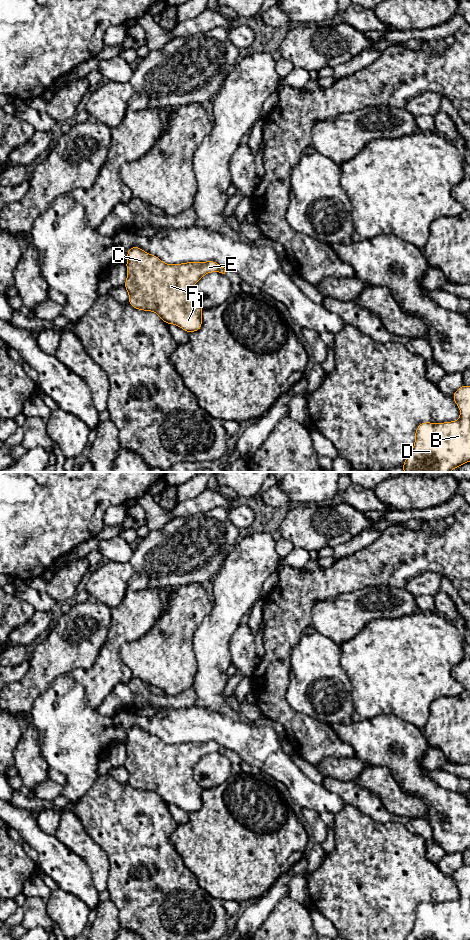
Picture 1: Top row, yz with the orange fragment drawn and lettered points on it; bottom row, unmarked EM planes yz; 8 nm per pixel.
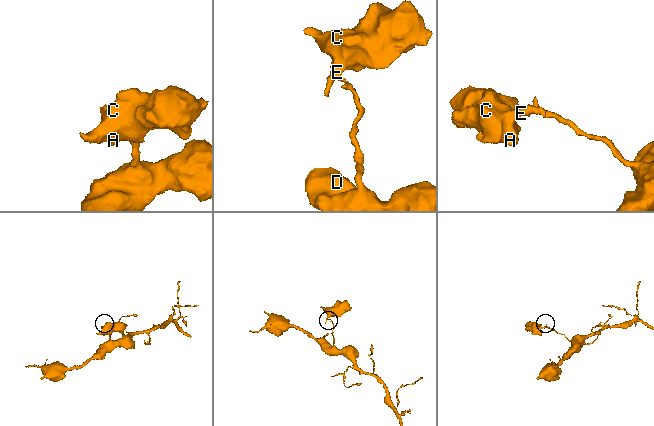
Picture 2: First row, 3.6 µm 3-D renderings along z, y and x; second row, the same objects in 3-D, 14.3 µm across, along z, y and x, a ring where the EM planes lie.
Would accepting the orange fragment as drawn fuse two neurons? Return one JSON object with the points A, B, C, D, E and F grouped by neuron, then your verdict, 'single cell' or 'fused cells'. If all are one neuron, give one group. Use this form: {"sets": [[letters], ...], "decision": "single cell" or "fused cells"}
{"sets": [["A", "C", "E", "F"], ["B", "D"]], "decision": "fused cells"}

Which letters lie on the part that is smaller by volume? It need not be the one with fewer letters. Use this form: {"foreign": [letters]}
{"foreign": ["A", "C", "E", "F"]}

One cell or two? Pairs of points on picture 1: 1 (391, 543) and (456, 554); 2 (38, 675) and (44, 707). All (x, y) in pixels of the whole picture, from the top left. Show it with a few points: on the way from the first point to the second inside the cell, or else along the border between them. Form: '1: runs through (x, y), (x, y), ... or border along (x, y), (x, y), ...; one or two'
1: runs through (407, 549), (425, 549), (428, 552), (440, 553); one
2: border along (52, 682), (35, 700), (32, 716); two

